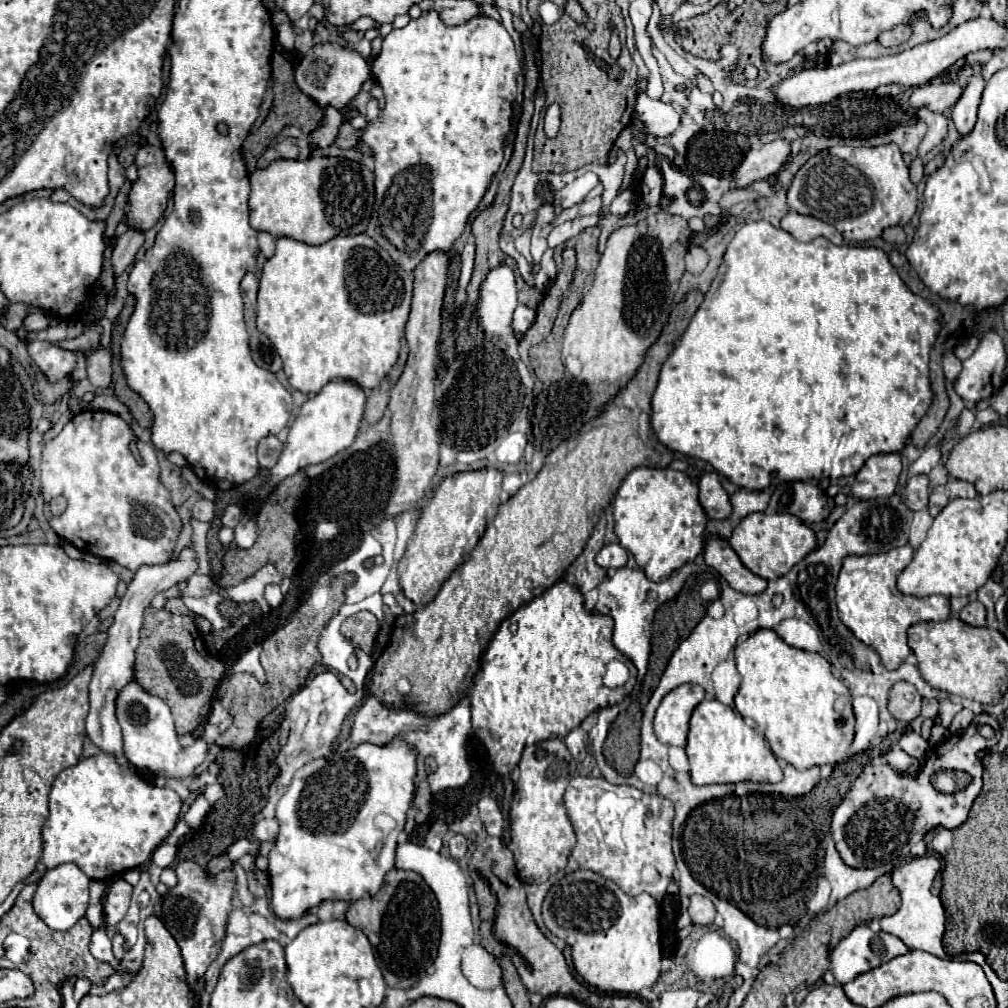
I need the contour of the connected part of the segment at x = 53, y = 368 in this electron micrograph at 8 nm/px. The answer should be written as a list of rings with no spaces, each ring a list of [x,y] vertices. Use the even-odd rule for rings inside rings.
[[[53,342],[27,344],[27,352],[39,370],[49,378],[49,382],[59,382],[61,378],[69,376],[77,364],[75,352],[63,350]]]

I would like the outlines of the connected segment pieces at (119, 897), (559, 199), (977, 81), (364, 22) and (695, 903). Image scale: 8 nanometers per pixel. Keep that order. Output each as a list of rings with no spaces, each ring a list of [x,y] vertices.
[[[123,878],[115,880],[107,898],[105,898],[105,912],[107,912],[107,928],[115,928],[119,924],[119,920],[125,916],[129,902],[131,902],[131,894],[133,894],[133,886],[129,882],[125,882]]]
[[[585,172],[583,176],[579,176],[579,178],[573,180],[571,184],[567,184],[563,190],[555,192],[555,206],[571,208],[571,206],[579,204],[579,202],[581,202],[597,184],[599,184],[597,174]]]
[[[979,72],[973,74],[969,84],[963,88],[961,98],[955,102],[955,106],[951,110],[951,118],[953,118],[959,134],[967,134],[973,130],[973,126],[977,122],[977,108],[979,108],[979,100],[983,94],[983,86],[985,86],[985,78]]]
[[[359,18],[357,22],[353,22],[353,24],[343,24],[343,26],[335,26],[335,30],[361,30],[361,32],[365,32],[367,28],[373,28],[373,26],[377,26],[371,18]]]
[[[695,894],[695,896],[691,896],[689,914],[691,914],[693,924],[707,926],[707,924],[713,924],[713,920],[715,920],[715,906],[713,906],[713,902],[709,902],[709,898]]]

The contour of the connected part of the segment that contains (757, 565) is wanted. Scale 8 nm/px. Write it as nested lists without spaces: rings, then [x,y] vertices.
[[[755,512],[745,516],[735,526],[729,544],[753,574],[765,580],[775,580],[785,576],[795,564],[799,564],[809,552],[813,552],[817,548],[817,538],[815,532],[805,522],[793,518],[791,514]]]

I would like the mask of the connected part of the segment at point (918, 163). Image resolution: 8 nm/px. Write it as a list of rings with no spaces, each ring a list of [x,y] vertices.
[[[917,154],[917,156],[911,160],[909,178],[911,178],[913,184],[919,184],[919,180],[923,178],[923,156],[921,156],[921,154]]]

